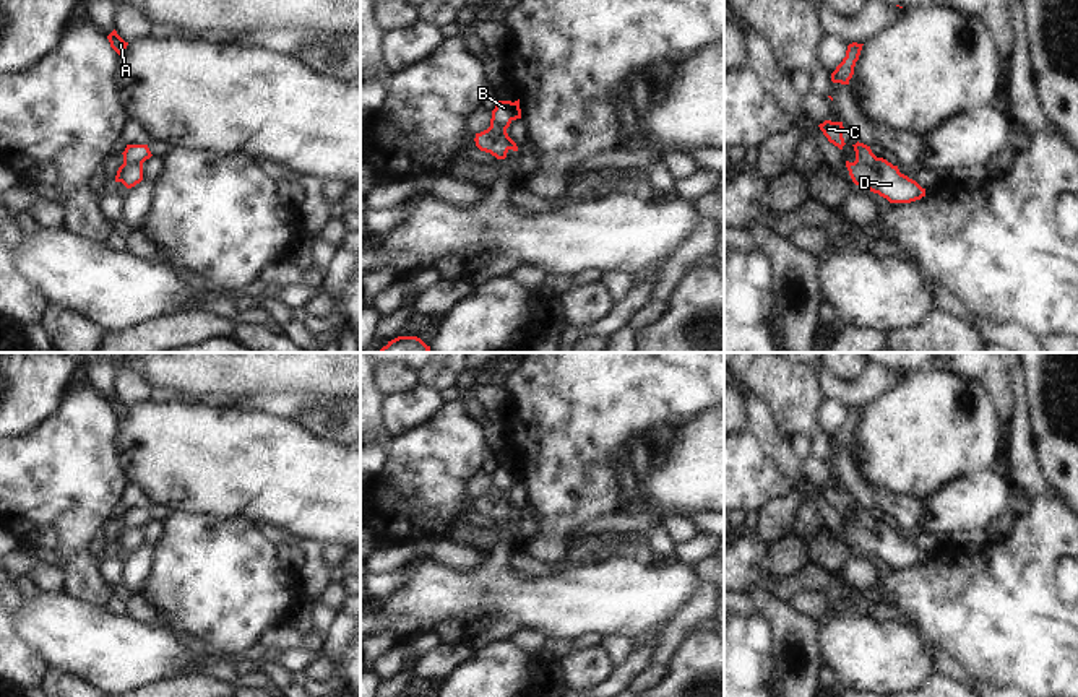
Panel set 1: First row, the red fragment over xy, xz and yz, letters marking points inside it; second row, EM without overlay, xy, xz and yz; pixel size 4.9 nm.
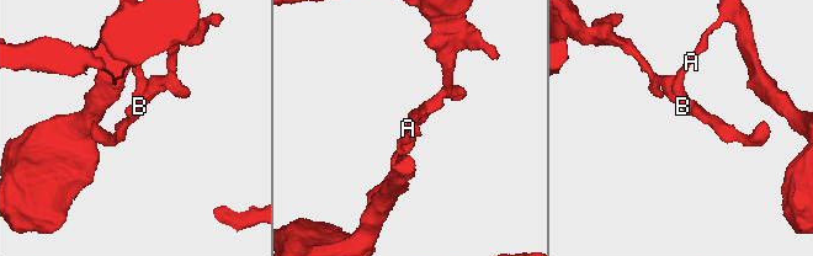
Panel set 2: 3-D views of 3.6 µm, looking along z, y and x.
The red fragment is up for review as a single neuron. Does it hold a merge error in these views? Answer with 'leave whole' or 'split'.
split

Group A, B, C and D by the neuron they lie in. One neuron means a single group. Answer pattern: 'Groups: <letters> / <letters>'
Groups: A C / B D.

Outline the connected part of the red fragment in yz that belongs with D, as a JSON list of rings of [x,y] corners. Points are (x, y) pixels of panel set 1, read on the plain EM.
[[[883,522],[867,528],[846,525],[846,531],[856,549],[878,557],[890,567],[911,567],[925,561],[925,552]]]

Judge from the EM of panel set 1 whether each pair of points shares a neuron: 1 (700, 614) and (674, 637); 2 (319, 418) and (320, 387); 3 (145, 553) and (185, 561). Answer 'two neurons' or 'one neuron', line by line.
1: one neuron
2: two neurons
3: two neurons

